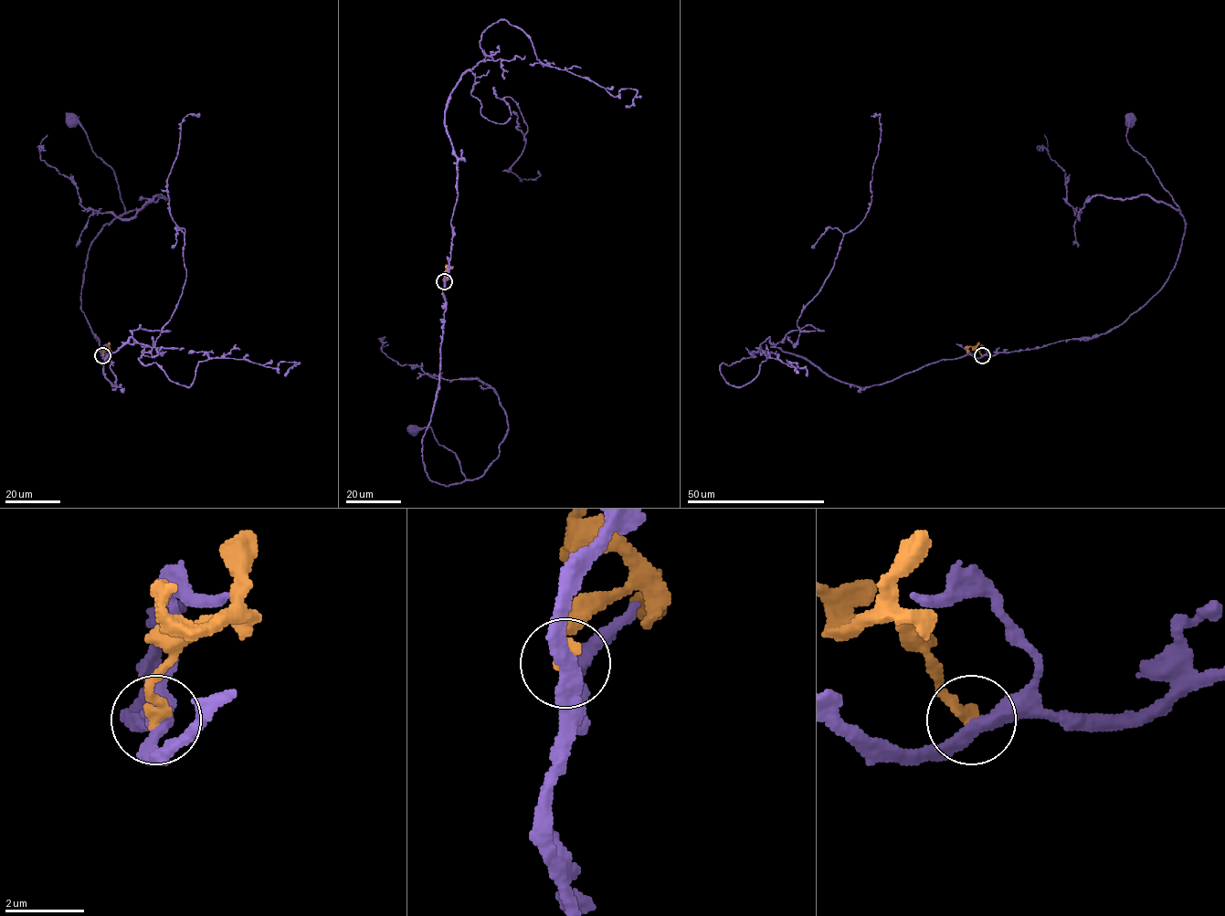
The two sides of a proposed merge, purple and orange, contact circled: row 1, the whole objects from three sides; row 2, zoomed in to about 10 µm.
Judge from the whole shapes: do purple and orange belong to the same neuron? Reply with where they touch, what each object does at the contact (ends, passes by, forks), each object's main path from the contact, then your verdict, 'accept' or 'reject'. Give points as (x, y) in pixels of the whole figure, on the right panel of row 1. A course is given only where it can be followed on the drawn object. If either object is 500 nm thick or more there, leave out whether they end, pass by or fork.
at (982, 355); purple passes by; orange ends there; purple runs (982, 355), (1105, 334), (1142, 307), (1167, 279), (1186, 226), (1173, 198), (1128, 143), (1131, 118); orange runs (982, 355), (970, 346), (966, 352); reject

